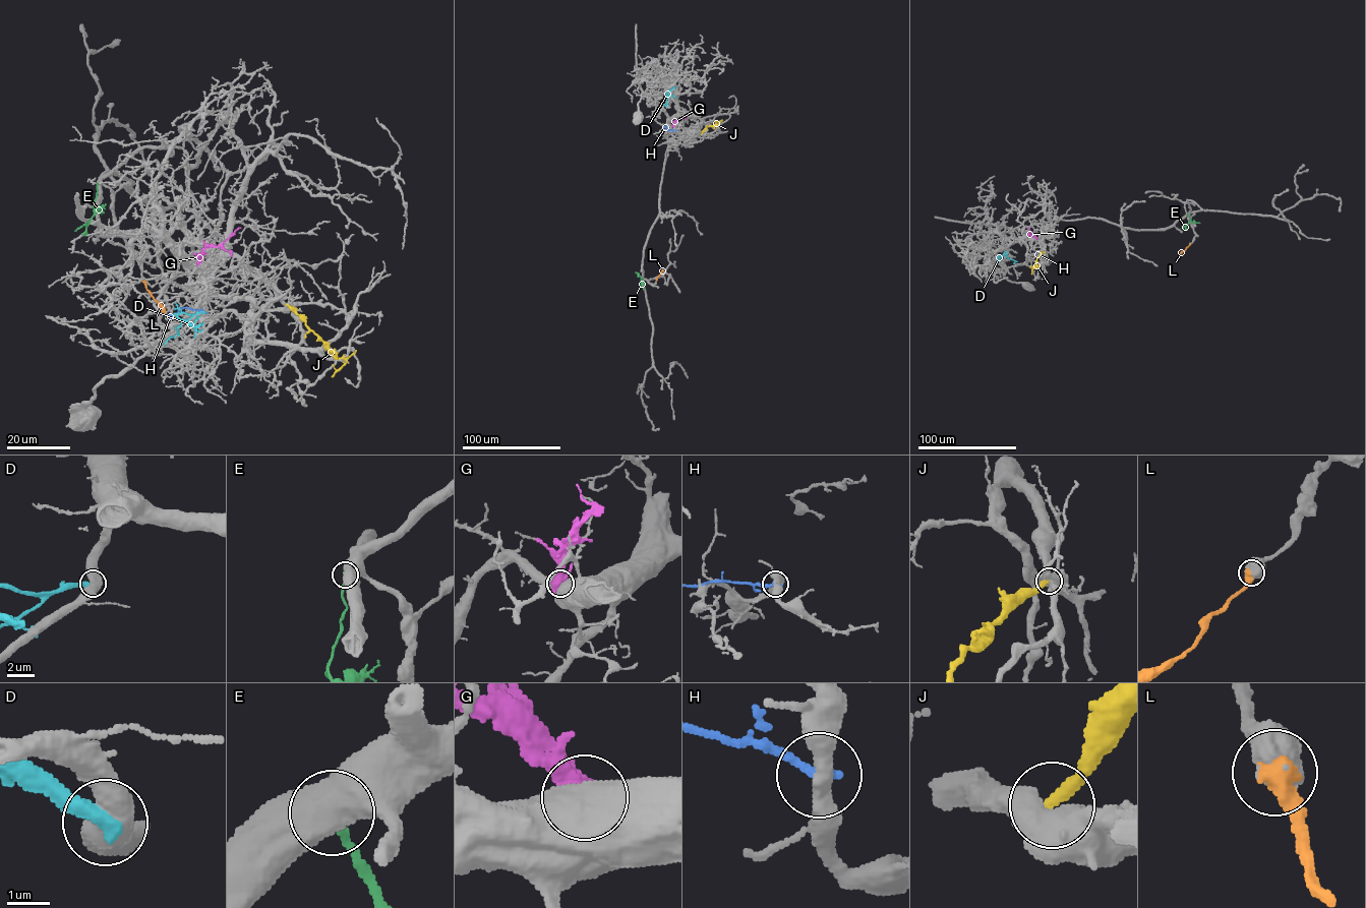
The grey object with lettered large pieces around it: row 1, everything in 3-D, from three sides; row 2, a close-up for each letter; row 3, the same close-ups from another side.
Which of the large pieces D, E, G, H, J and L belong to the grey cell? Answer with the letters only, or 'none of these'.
J, L

